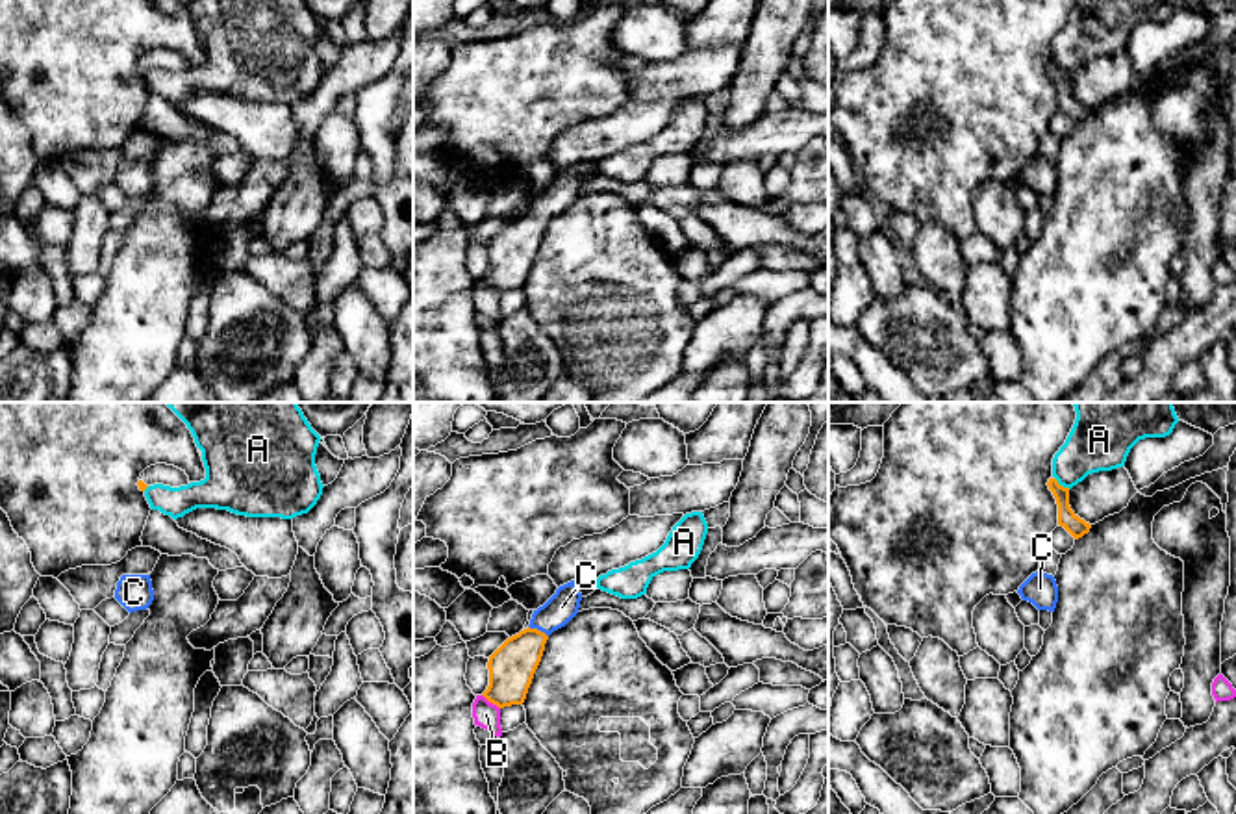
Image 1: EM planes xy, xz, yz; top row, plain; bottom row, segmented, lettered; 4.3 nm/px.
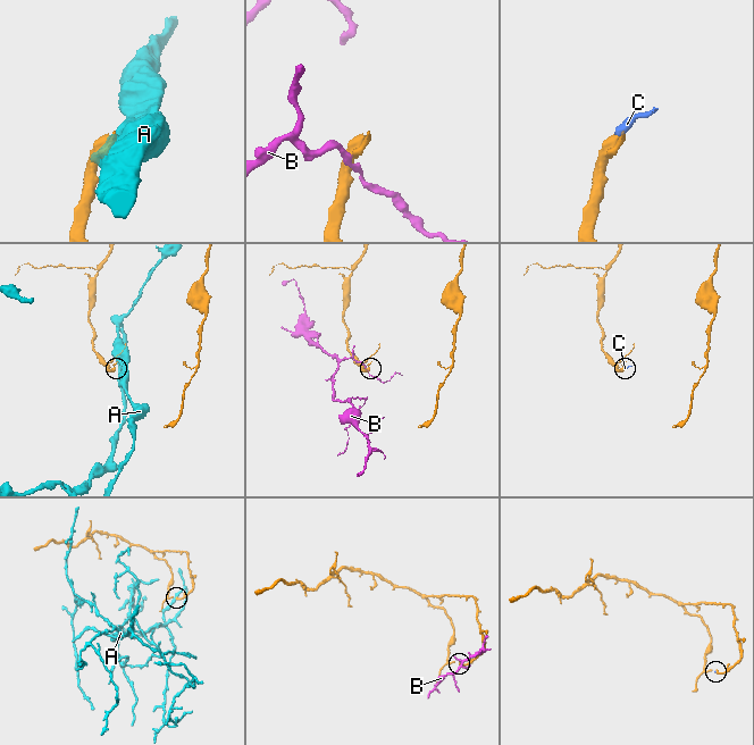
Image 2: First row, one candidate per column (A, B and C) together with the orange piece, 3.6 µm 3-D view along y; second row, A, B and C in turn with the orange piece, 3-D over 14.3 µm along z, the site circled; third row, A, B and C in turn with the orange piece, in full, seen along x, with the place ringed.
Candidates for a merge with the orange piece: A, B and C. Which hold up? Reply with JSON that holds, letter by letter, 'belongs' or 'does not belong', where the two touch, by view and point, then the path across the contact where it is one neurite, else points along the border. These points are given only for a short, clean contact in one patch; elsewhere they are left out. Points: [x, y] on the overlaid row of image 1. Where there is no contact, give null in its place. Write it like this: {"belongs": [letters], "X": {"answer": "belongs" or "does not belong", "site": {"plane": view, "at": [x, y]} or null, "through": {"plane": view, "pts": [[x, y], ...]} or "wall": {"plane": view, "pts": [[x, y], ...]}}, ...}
{"belongs": ["C"], "A": {"answer": "does not belong", "site": {"plane": "yz", "at": [1062, 486]}, "wall": {"plane": "yz", "pts": [[1055, 477], [1070, 488]]}}, "B": {"answer": "does not belong", "site": {"plane": "xz", "at": [491, 701]}, "wall": {"plane": "xz", "pts": [[482, 694], [499, 709]]}}, "C": {"answer": "belongs", "site": {"plane": "xz", "at": [536, 629]}, "through": {"plane": "xz", "pts": [[512, 666], [534, 638], [536, 629], [562, 607]]}}}

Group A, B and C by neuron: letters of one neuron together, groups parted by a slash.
A / B / C

